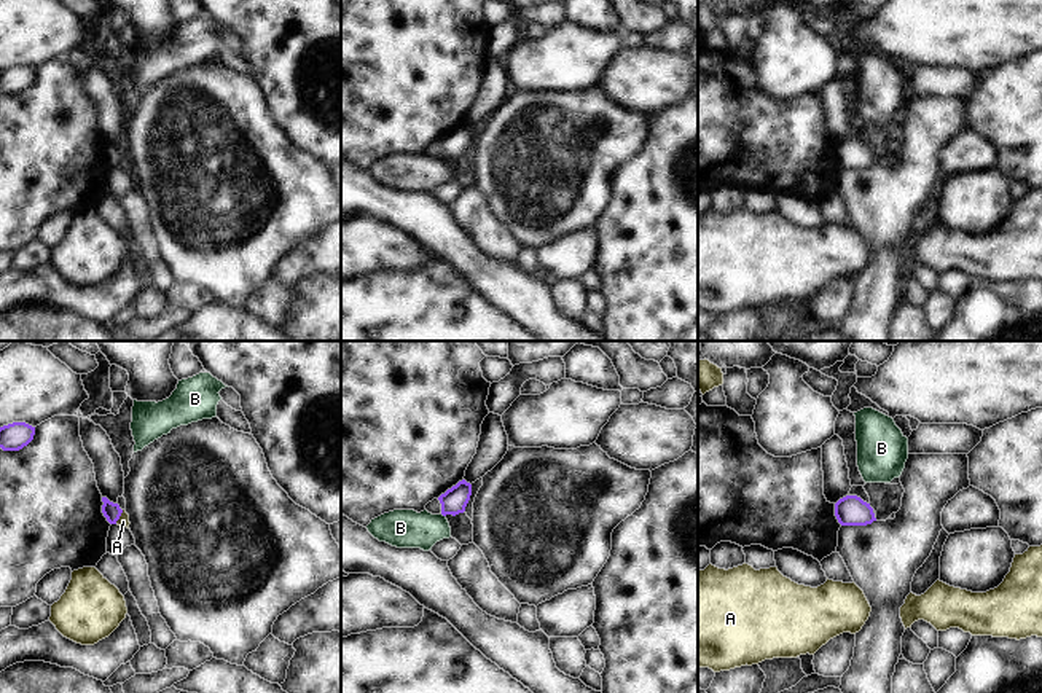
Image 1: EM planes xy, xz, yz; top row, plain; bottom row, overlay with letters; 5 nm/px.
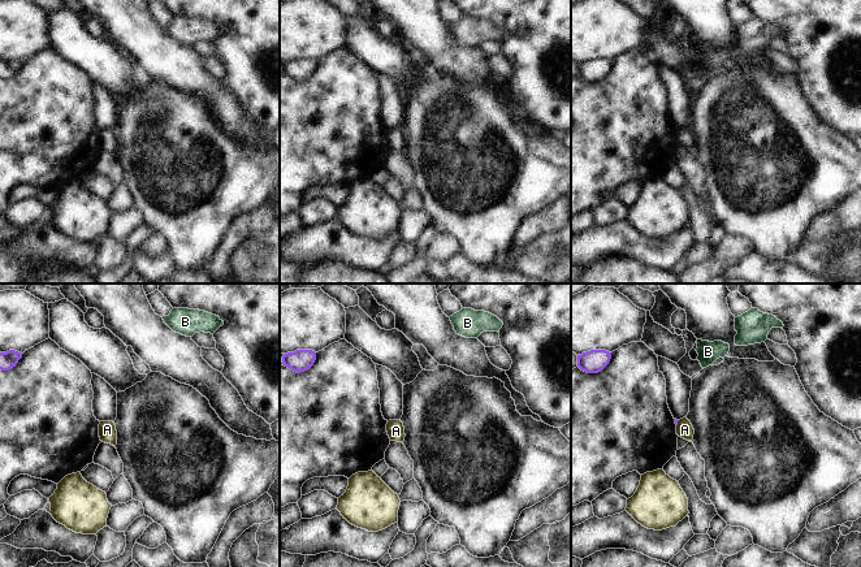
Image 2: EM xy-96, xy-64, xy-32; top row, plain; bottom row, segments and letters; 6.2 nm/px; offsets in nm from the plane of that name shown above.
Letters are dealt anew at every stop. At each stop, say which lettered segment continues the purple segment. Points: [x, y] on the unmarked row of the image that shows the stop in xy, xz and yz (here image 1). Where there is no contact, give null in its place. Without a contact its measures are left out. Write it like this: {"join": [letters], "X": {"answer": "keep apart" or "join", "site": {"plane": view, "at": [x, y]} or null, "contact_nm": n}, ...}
{"join": [], "A": {"answer": "keep apart", "site": {"plane": "xy", "at": [120, 158]}, "contact_nm": 80}, "B": {"answer": "keep apart", "site": {"plane": "xz", "at": [443, 158]}, "contact_nm": 30}}

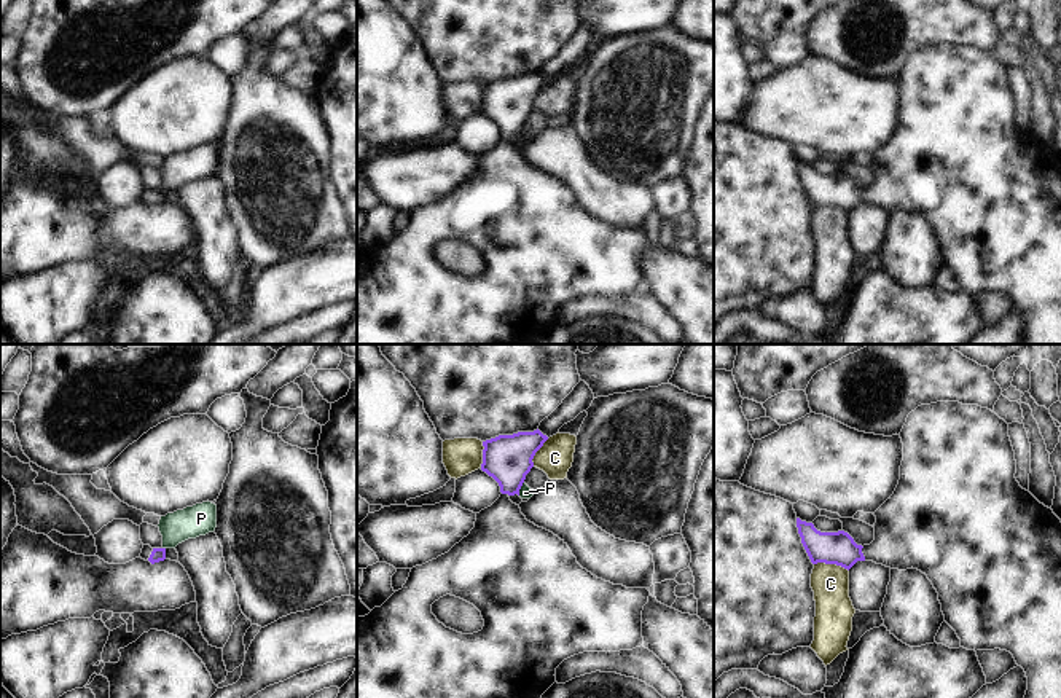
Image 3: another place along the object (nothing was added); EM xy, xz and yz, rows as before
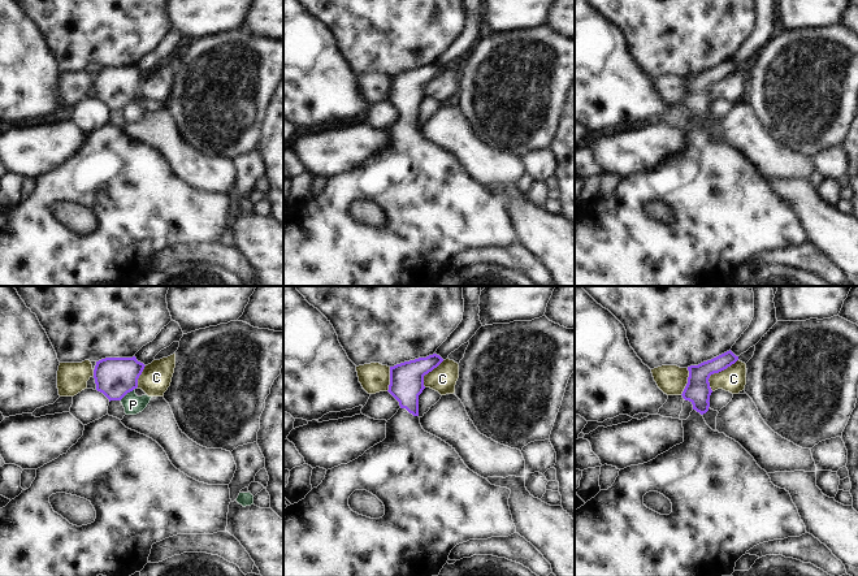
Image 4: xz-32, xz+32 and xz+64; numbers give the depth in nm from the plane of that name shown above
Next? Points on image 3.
{"join": [], "C": {"answer": "keep apart", "site": {"plane": "yz", "at": [832, 206]}, "contact_nm": 180}, "P": {"answer": "keep apart", "site": {"plane": "xz", "at": [520, 131]}, "contact_nm": 80}}

